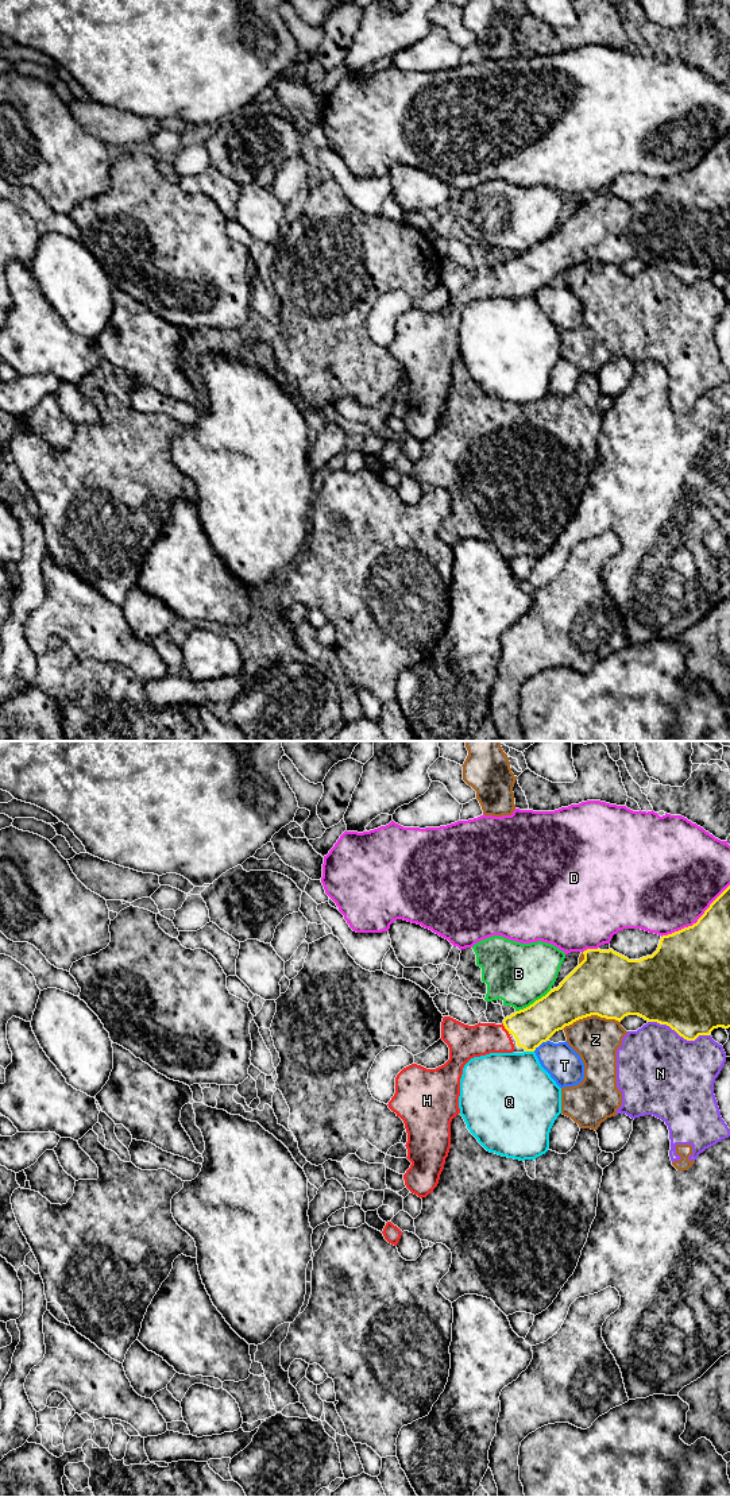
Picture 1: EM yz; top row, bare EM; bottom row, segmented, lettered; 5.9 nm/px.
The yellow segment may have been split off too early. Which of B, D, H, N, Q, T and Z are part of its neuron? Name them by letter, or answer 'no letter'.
H

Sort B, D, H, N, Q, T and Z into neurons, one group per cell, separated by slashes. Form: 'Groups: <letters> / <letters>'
Groups: B / D / H / N Z / Q / T

